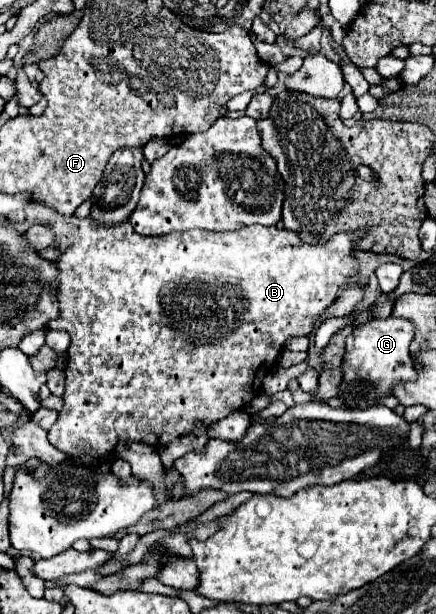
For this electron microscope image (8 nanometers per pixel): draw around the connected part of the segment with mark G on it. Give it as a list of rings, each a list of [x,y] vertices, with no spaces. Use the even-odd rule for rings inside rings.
[[[389,316],[385,320],[369,320],[363,326],[355,328],[345,342],[345,386],[341,386],[341,394],[345,408],[371,408],[381,398],[393,394],[393,386],[397,382],[411,382],[417,378],[417,372],[411,364],[409,344],[413,340],[413,326],[403,318]]]

